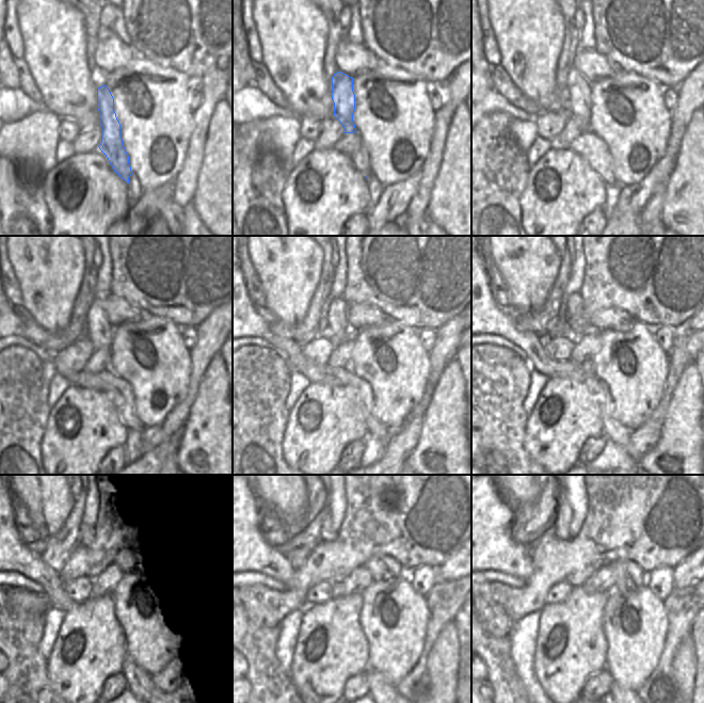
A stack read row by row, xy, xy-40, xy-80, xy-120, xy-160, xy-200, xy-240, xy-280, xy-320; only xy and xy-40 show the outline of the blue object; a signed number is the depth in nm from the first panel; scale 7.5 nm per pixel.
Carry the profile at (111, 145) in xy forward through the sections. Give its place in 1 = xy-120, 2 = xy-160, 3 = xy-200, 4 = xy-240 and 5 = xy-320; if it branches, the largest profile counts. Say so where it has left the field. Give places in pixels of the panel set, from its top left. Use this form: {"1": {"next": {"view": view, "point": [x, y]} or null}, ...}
{"1": {"next": {"view": "xy-120", "point": [100, 333]}}, "2": {"next": {"view": "xy-160", "point": [338, 330]}}, "3": {"next": {"view": "xy-200", "point": [574, 303]}}, "4": {"next": {"view": "xy-240", "point": [91, 534]}}, "5": {"next": {"view": "xy-320", "point": [563, 513]}}}

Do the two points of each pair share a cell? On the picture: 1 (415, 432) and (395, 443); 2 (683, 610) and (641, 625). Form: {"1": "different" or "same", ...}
{"1": "same", "2": "different"}

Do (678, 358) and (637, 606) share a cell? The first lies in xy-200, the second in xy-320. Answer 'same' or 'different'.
different

